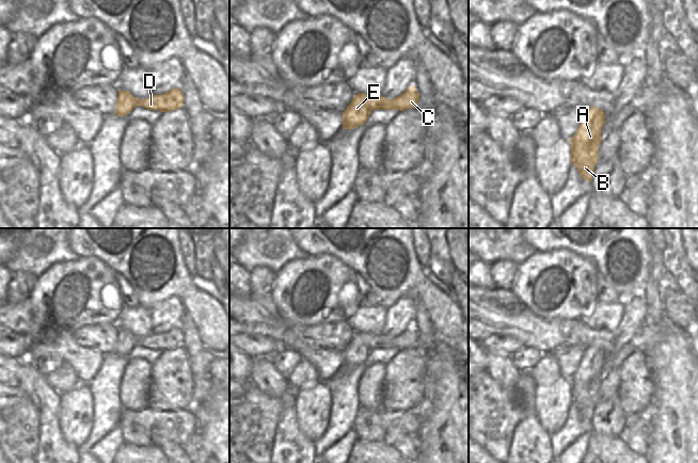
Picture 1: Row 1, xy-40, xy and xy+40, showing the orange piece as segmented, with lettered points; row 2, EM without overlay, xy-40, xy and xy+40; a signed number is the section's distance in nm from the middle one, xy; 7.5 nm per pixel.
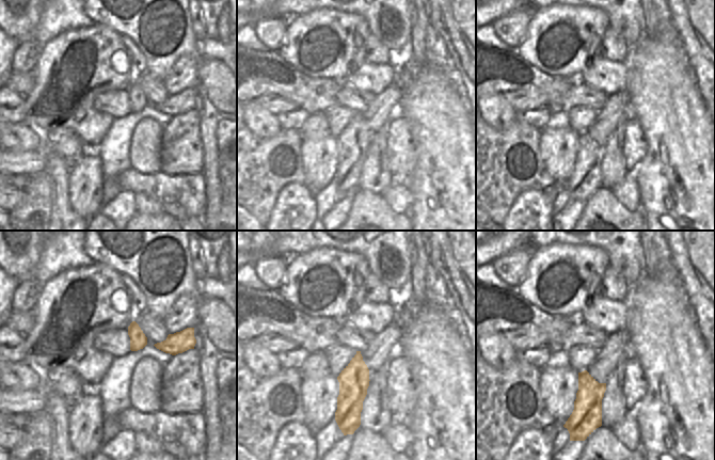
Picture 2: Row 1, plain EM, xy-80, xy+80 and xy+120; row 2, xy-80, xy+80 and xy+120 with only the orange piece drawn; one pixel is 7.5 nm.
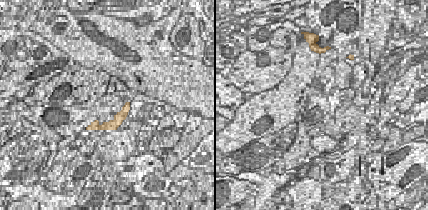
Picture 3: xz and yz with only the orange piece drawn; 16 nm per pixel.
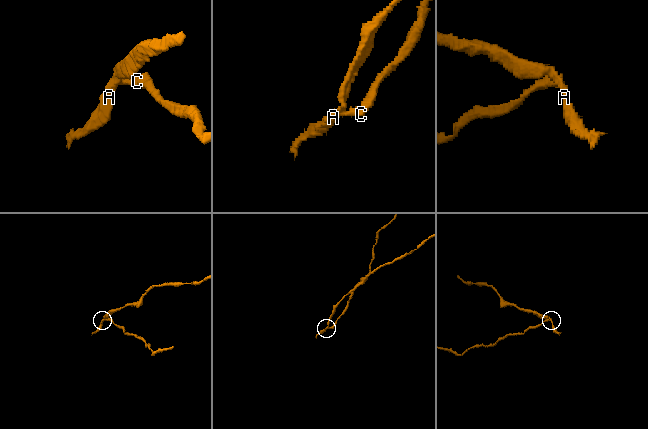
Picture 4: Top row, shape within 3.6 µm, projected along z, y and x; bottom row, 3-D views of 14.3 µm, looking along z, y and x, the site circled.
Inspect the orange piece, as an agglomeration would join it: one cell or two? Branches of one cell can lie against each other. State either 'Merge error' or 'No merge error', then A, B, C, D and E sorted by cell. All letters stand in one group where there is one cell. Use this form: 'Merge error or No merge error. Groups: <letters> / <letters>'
Merge error. Groups: A B E / C D

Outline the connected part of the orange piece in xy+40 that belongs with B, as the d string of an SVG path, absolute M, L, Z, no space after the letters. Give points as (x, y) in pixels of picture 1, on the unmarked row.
M593 345L586 347L584 356L569 379L571 382L571 402L580 414L592 421L592 412L599 400L599 384L602 380L601 369L605 362L605 352Z

